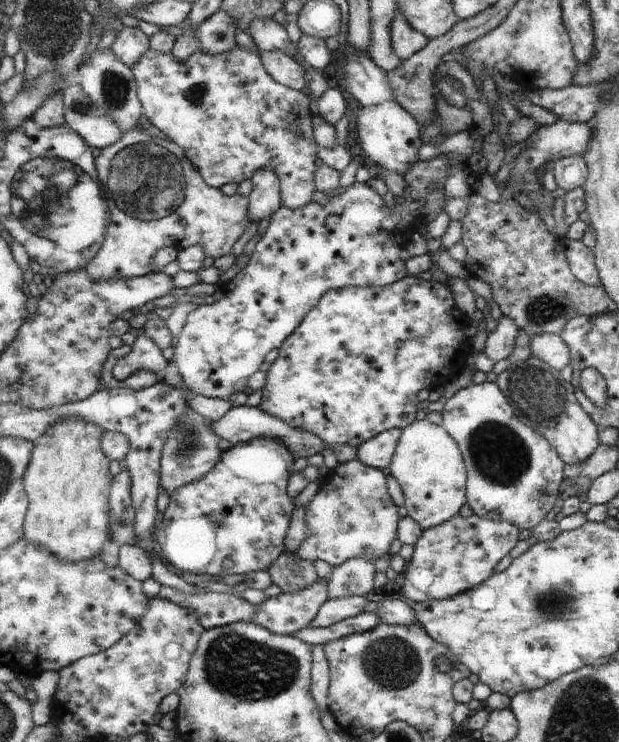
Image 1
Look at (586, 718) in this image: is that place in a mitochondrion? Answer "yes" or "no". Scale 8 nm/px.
yes

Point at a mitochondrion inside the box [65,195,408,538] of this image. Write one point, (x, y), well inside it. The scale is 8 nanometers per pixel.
(189, 451)

